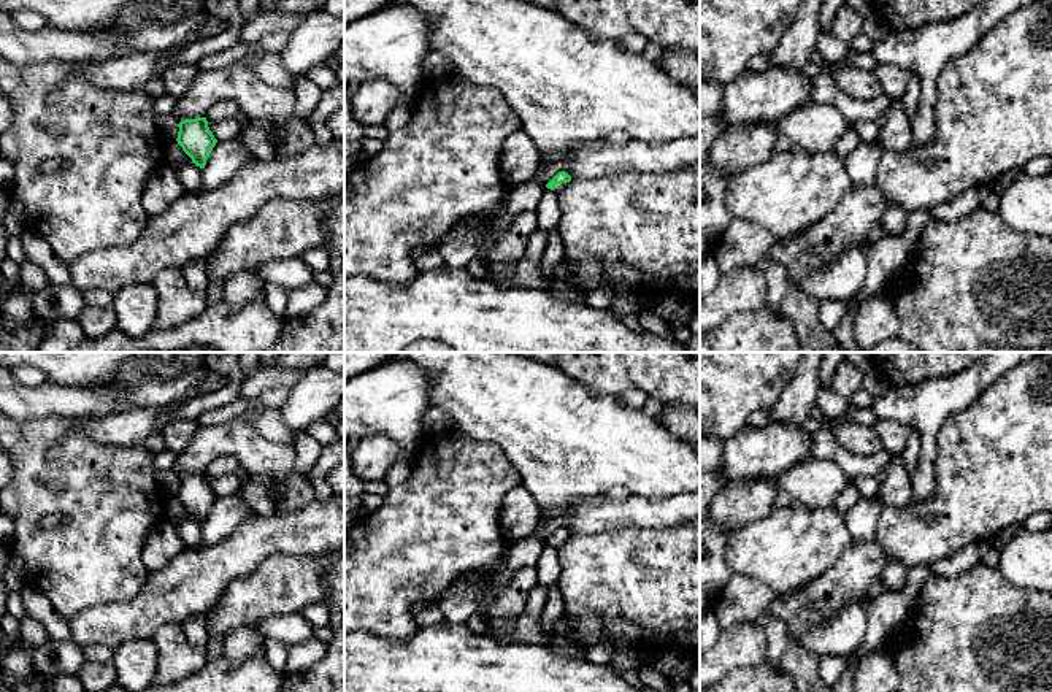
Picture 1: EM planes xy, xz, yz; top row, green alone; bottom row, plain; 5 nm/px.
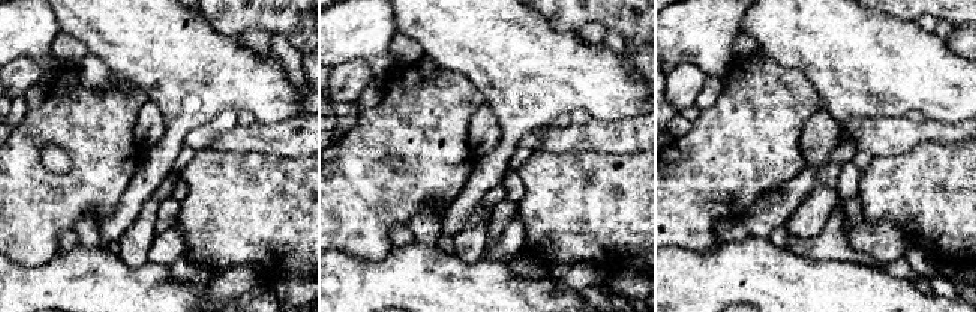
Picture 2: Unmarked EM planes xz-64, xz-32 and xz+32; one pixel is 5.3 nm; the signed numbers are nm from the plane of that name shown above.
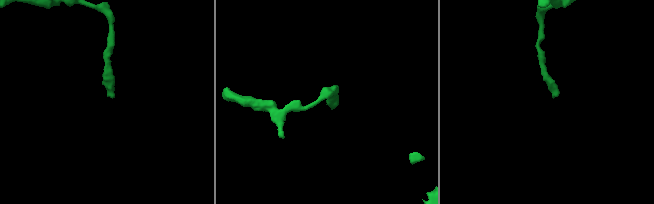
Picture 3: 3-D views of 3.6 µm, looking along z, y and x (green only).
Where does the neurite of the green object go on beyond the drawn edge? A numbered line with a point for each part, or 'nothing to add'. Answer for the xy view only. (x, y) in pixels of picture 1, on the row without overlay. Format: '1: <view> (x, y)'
nothing to add

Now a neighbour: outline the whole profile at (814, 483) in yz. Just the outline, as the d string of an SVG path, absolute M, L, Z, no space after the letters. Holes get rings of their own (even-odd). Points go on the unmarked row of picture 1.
M804 459L776 481L793 502L811 508L828 508L849 482L838 463L828 459Z

